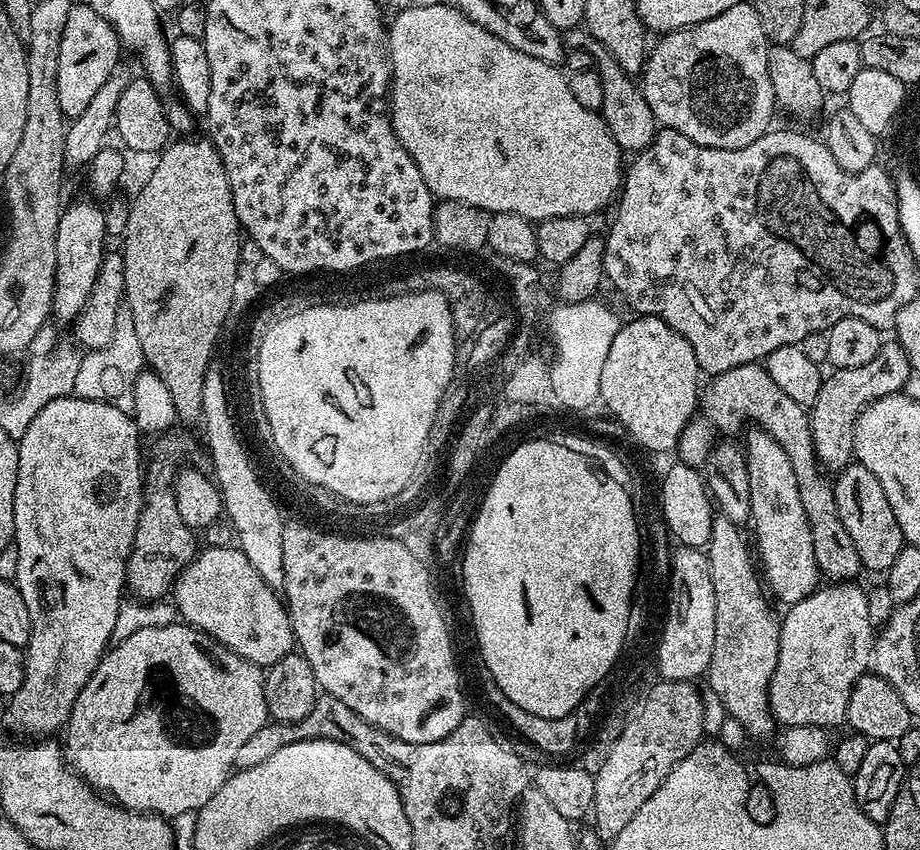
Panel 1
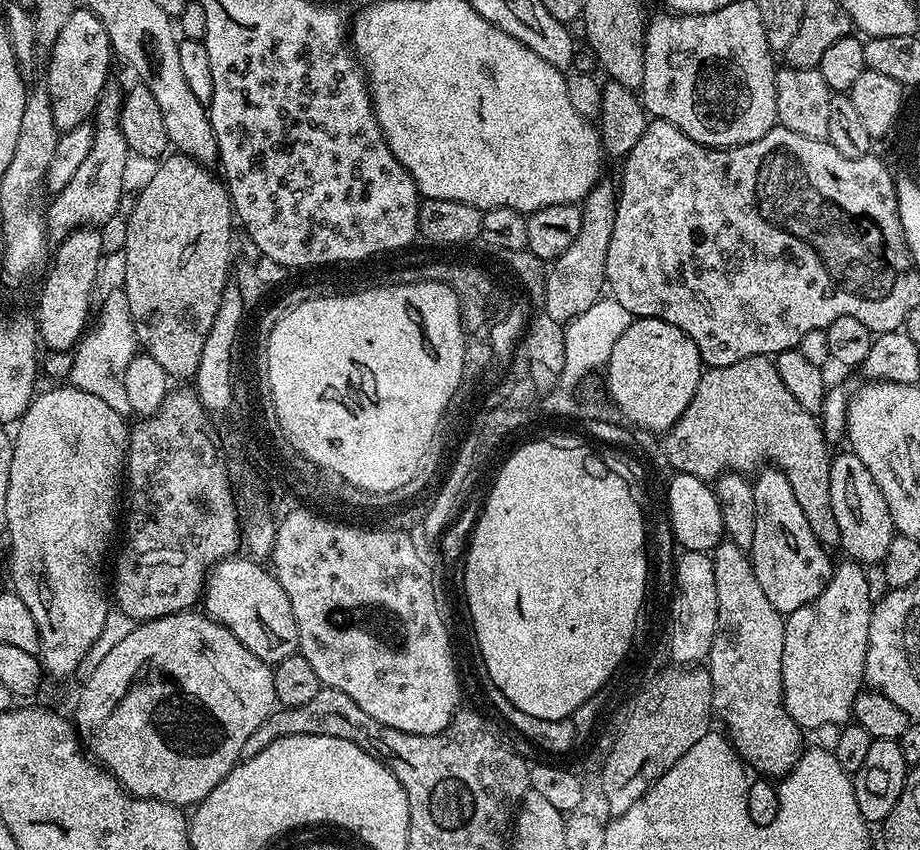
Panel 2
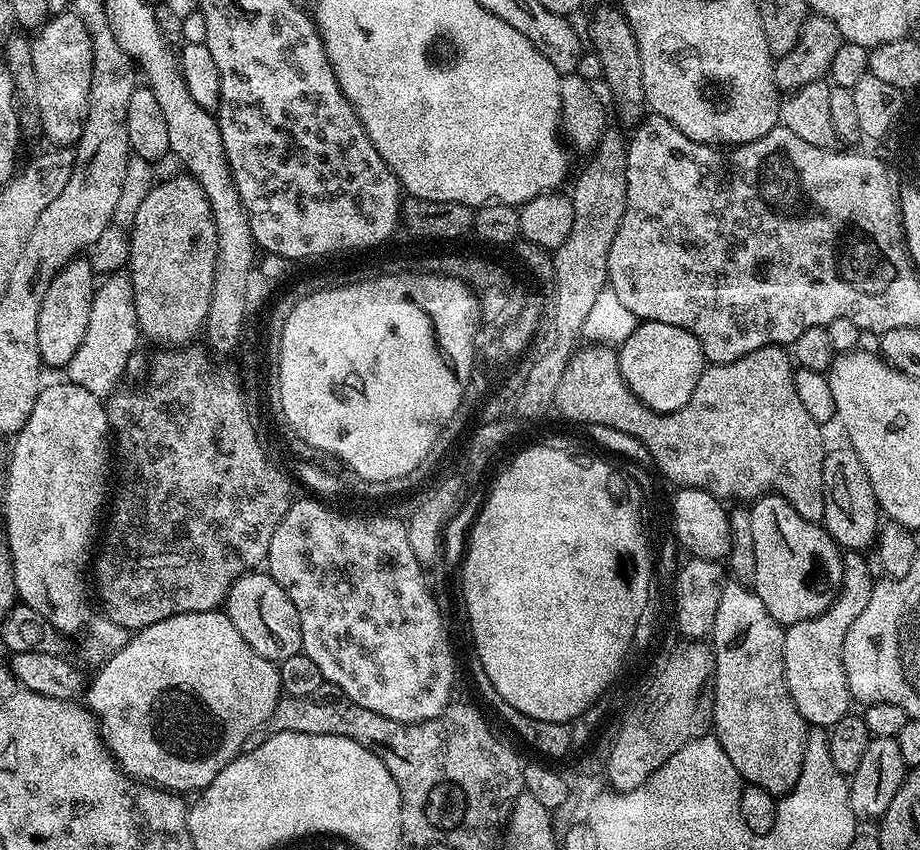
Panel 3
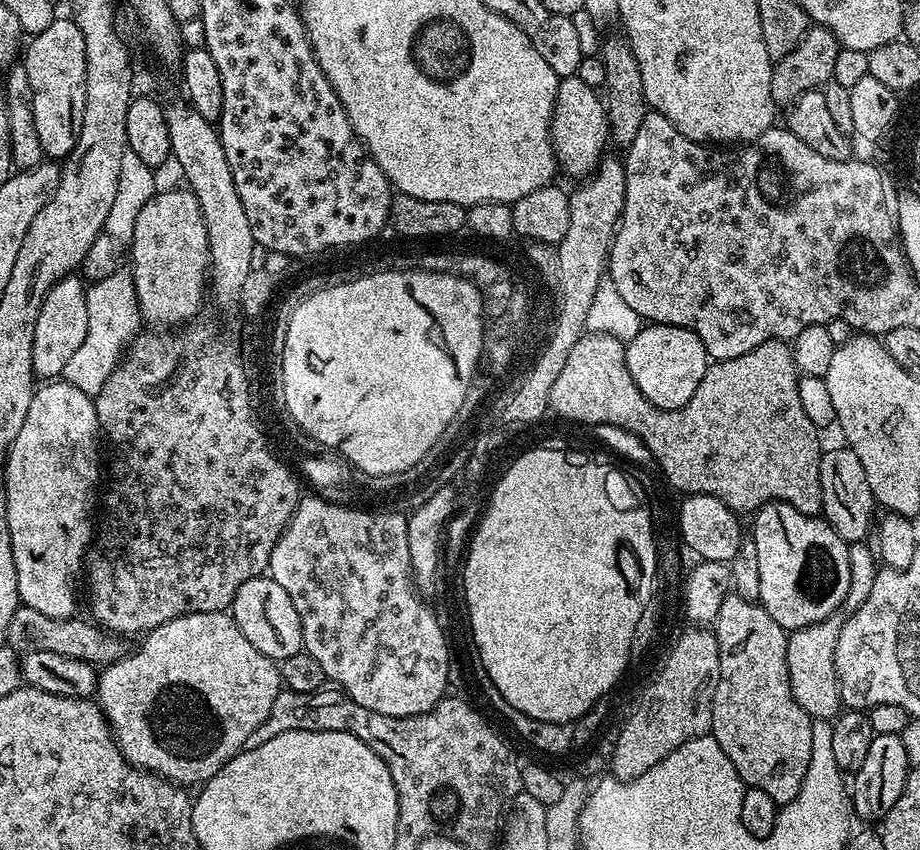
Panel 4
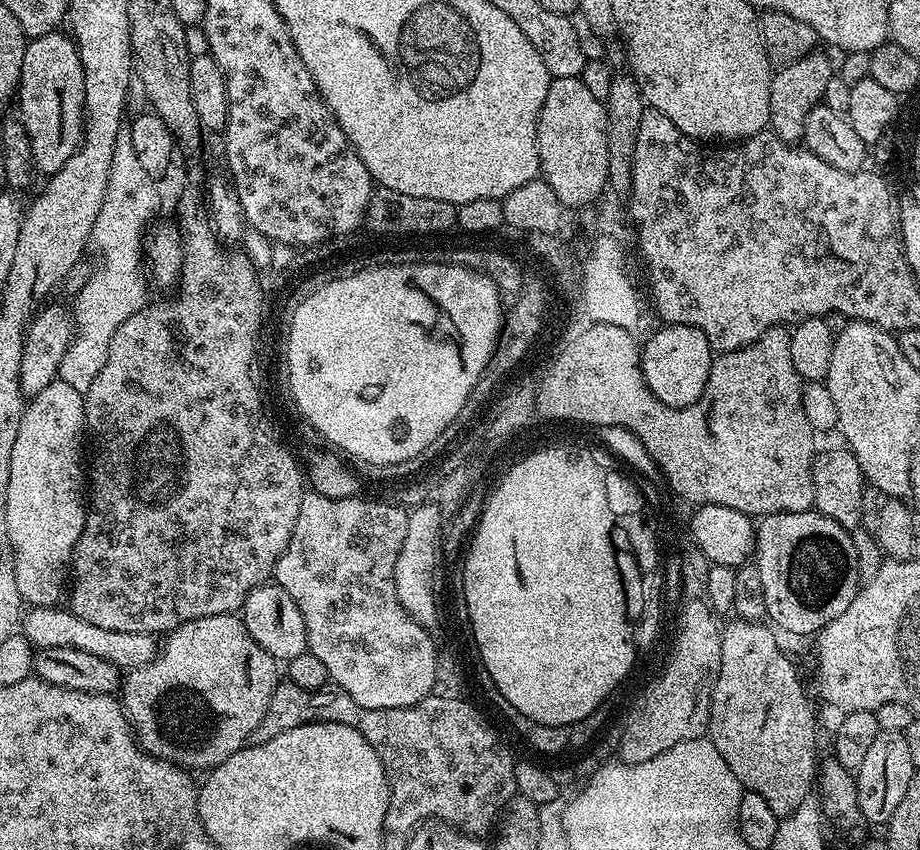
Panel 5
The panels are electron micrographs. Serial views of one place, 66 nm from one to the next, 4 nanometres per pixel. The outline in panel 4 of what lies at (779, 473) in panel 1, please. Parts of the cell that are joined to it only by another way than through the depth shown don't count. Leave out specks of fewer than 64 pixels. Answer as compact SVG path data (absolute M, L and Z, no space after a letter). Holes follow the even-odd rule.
M763 504L756 509L751 520L750 538L754 542L754 550L758 550L758 603L766 610L766 614L770 614L770 618L774 618L774 622L786 630L805 628L822 622L827 616L837 615L844 608L844 600L850 590L849 541L842 539L827 520L802 514L789 504Z

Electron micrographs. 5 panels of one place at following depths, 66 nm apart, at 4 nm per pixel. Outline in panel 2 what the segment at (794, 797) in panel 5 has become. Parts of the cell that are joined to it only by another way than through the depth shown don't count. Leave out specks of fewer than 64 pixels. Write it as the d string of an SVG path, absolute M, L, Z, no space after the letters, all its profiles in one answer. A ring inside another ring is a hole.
M725 538L711 553L711 557L714 582L718 586L718 626L706 661L707 672L712 679L712 707L719 723L721 720L725 724L726 735L745 765L761 777L783 778L800 761L802 751L802 729L784 708L782 646L785 617L774 610L766 594L762 594L762 586L758 586L758 578L754 578L751 555L745 549Z

